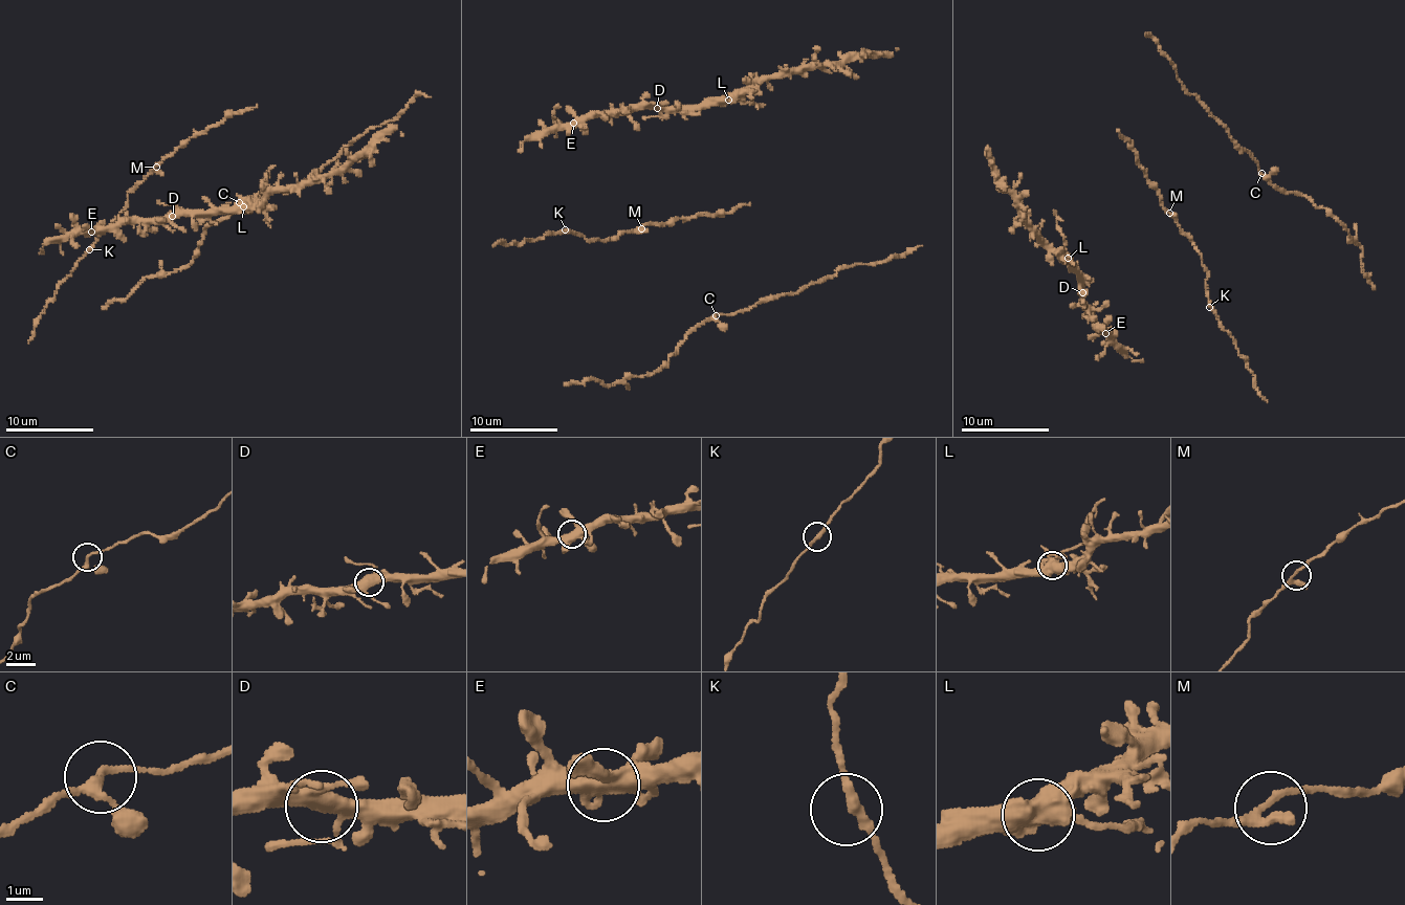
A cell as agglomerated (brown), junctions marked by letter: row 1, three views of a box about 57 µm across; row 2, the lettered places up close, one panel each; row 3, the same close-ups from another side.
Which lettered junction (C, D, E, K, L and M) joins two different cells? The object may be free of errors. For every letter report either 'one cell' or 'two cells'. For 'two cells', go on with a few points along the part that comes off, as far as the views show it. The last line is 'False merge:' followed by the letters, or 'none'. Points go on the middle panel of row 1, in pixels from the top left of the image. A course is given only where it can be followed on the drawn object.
C: one cell
D: one cell
E: one cell
K: one cell
L: one cell
M: one cell
False merge: none

